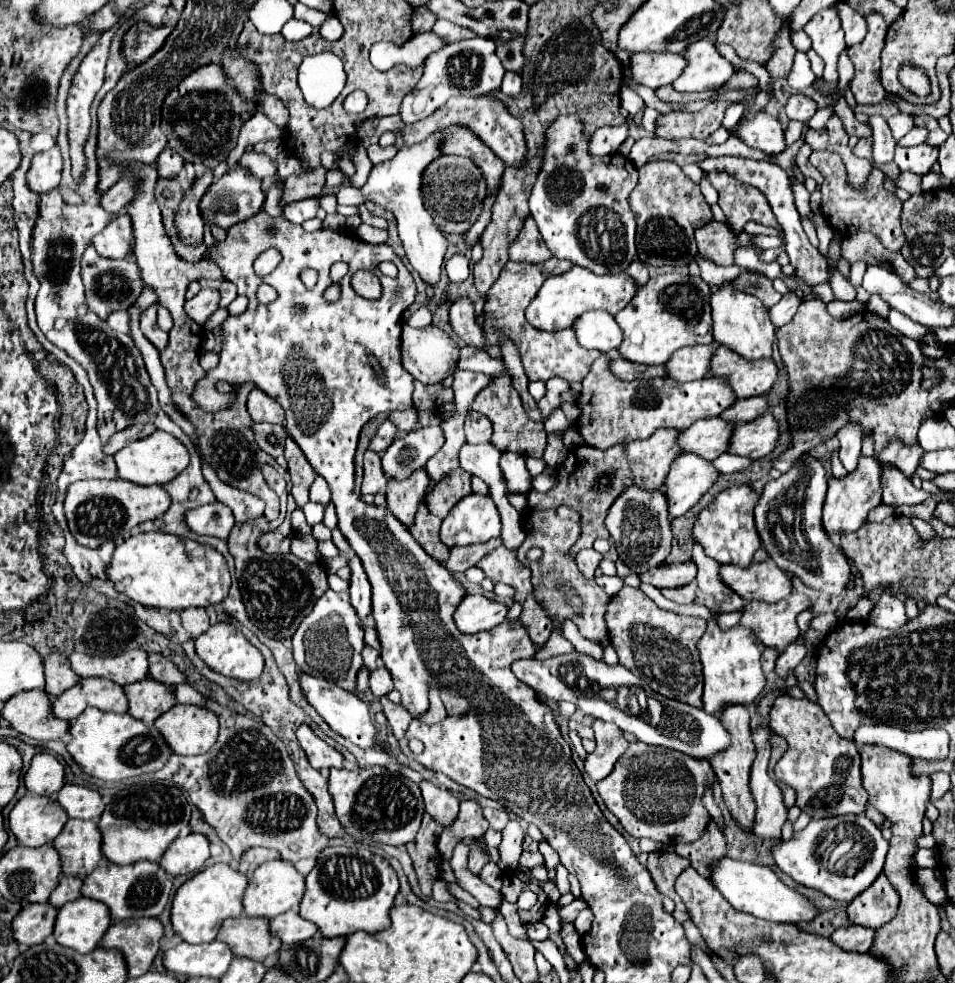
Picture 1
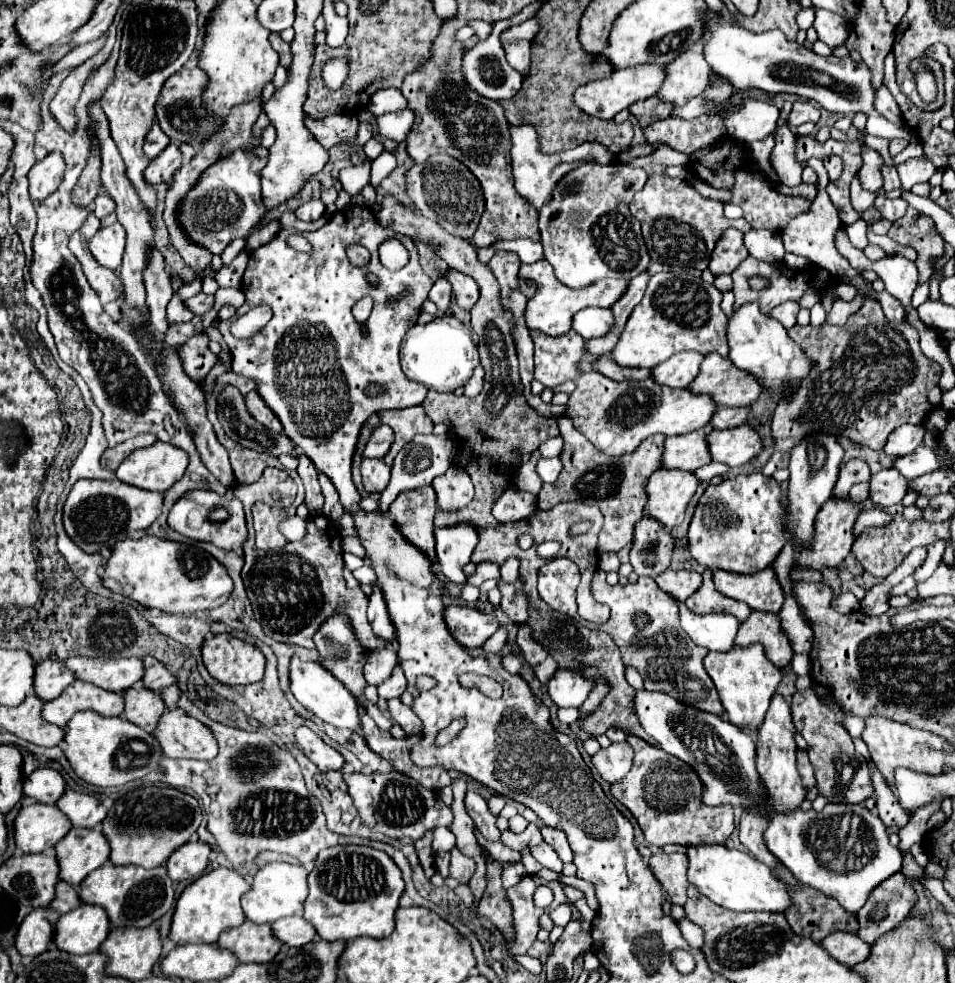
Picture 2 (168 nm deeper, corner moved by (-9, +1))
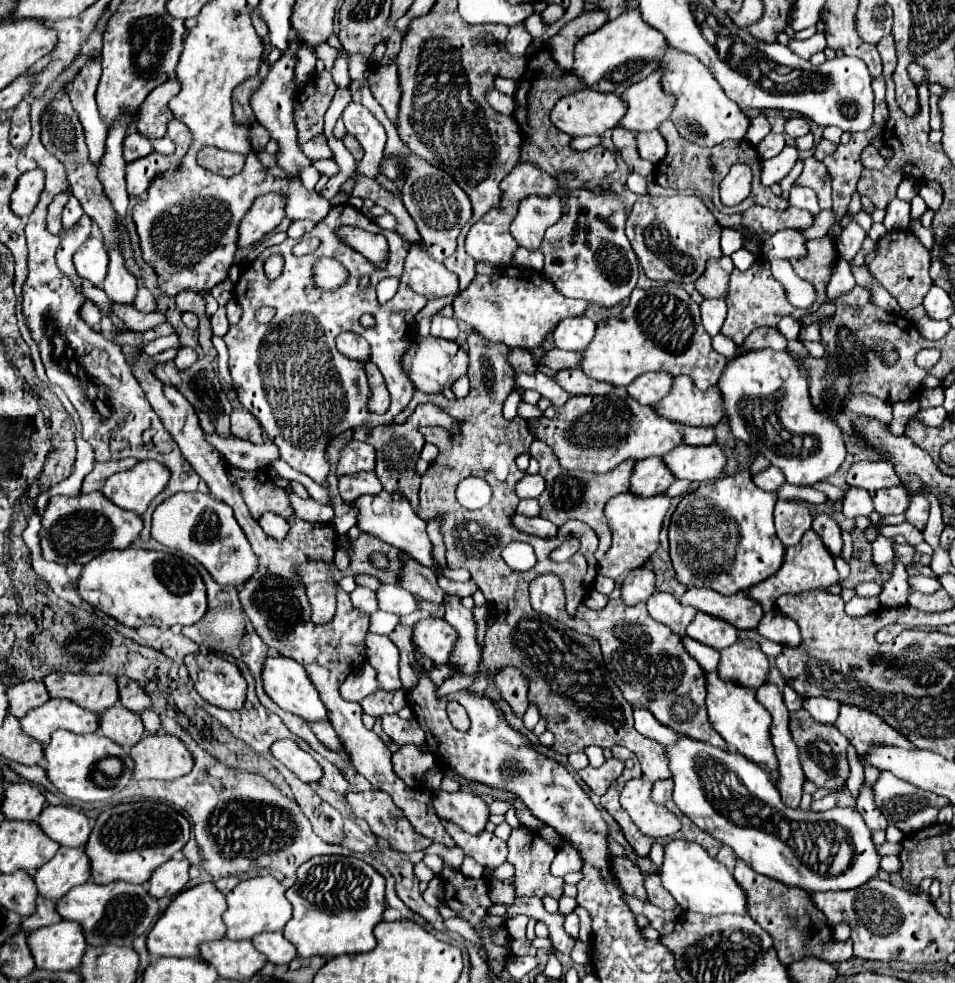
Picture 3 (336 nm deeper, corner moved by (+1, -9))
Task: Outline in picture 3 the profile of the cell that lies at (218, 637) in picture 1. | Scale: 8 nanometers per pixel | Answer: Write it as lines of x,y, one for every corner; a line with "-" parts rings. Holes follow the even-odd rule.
196,653
186,655
184,665
188,667
194,689
204,701
222,709
242,707
246,699
246,681
234,663
214,653

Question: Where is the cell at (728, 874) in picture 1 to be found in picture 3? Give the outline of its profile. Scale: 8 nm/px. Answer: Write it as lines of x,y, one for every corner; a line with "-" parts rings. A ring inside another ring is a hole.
670,841
664,847
664,865
660,867
662,885
670,891
670,895
678,901
678,905
686,911
696,911
702,915
744,915
746,913
746,895
742,887
736,883
732,873
724,863
710,857
708,851
690,841

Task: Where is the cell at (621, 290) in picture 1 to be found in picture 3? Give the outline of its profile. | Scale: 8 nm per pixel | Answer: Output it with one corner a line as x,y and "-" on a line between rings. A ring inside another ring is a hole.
510,265
498,269
490,277
476,275
474,281
458,295
452,307
456,319
466,321
474,331
490,341
506,343
508,347
538,349
562,319
582,317
590,303
584,303
584,299
568,299
560,295
538,271

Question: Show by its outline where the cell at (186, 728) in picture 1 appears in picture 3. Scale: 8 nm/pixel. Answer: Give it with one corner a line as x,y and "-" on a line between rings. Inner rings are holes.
168,733
146,735
140,743
136,743
130,749
130,755
136,763
136,769
134,769
136,779
178,779
182,775
188,775
188,771
192,771
192,763
194,763
188,747
184,747
184,741
176,739
176,735
168,735

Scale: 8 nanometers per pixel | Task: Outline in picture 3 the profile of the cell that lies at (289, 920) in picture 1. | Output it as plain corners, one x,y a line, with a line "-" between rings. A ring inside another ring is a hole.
280,931
260,933
252,939
252,943
260,953
268,957
270,963
276,963
276,965
290,963
296,957
296,947

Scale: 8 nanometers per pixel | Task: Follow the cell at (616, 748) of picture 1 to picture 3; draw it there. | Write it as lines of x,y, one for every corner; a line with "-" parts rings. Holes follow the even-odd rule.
610,757
604,761
604,765
600,767
592,767
588,765
586,769
578,771
578,775
584,779
584,783
596,793
596,795
604,795
608,791
608,787
612,785
612,781
624,771
624,761

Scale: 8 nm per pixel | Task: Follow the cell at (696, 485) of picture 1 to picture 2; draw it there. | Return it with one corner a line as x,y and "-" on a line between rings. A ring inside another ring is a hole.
664,469
654,471
646,481
648,501
644,505
644,513
656,519
666,529
680,525
686,505
696,493
698,485
700,481
694,473

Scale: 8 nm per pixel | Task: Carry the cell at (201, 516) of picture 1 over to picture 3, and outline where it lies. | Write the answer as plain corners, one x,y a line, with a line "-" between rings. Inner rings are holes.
176,493
160,503
152,515
152,539
178,549
184,555
200,561
220,585
234,585
236,589
256,571
256,555
234,519
232,507
206,493

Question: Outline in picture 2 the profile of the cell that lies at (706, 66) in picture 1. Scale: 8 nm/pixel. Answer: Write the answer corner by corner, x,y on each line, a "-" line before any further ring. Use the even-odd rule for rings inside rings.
696,41
690,45
690,49
682,51
672,63
666,65
666,79
656,97
674,107
682,107
686,101
706,89
708,79
710,65
706,65
702,55
702,41

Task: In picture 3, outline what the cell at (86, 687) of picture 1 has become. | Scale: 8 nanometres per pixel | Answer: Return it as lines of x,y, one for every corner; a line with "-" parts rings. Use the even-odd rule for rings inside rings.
50,699
42,707
32,709
20,719
22,731
32,739
48,743
52,731
68,729
72,733
94,733
98,725
98,713
82,709
70,699

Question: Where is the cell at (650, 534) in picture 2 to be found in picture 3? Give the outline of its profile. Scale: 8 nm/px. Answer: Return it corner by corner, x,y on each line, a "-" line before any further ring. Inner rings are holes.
648,565
638,567
636,571
632,571
632,575
626,575
626,579
620,587
624,603
634,605
634,603
646,601
648,595
654,593
654,583
656,583
654,571
648,569

